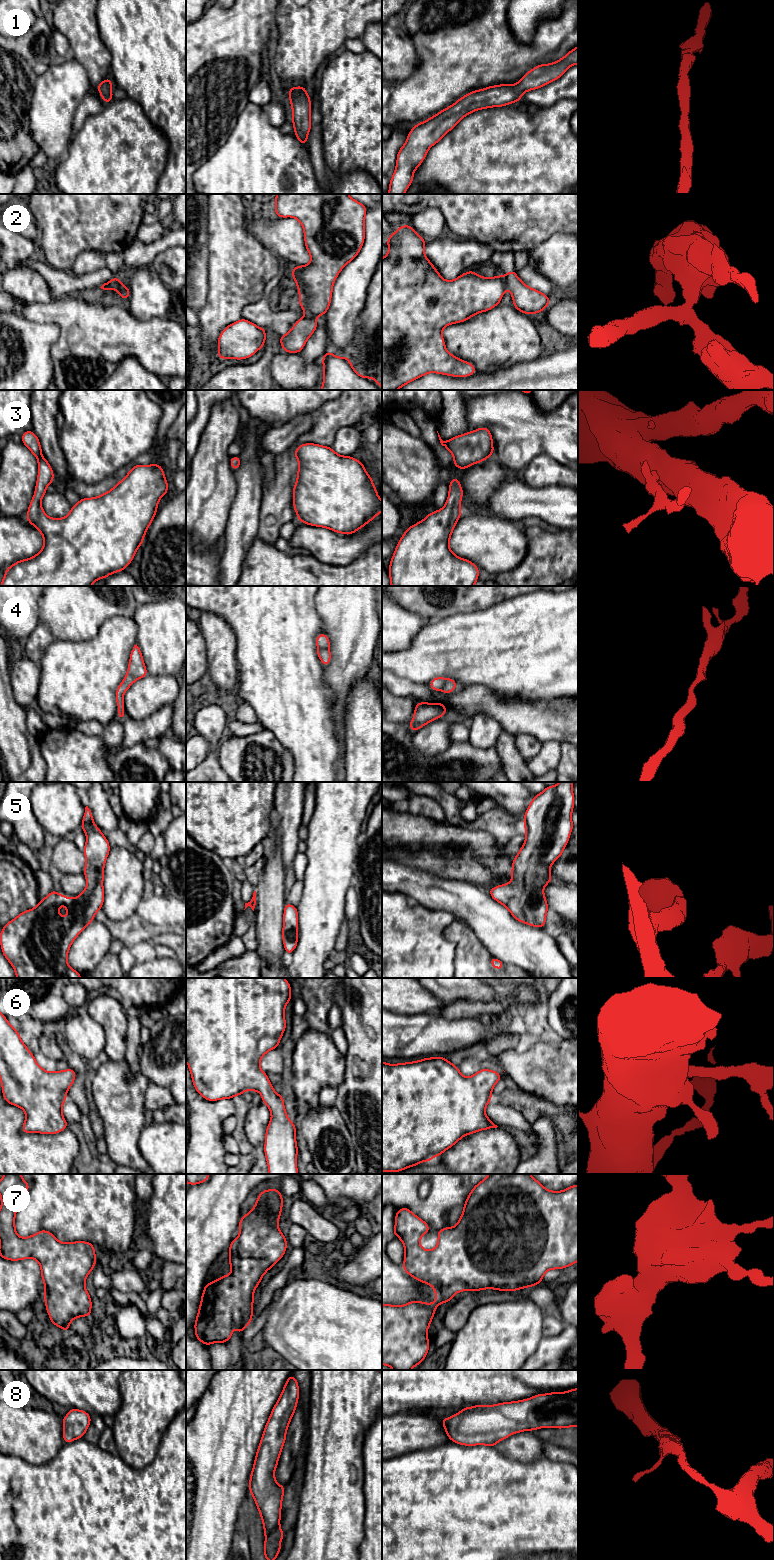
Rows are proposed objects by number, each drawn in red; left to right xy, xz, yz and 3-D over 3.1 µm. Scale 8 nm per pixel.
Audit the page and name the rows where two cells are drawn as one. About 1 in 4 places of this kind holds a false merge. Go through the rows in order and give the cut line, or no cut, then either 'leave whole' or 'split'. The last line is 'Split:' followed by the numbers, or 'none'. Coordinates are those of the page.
1: cut none; leave whole
2: cut xz (306, 313), (315, 318); split
3: cut none; leave whole
4: cut none; leave whole
5: cut none; leave whole
6: cut none; leave whole
7: cut none; leave whole
8: cut none; leave whole
Split: 2

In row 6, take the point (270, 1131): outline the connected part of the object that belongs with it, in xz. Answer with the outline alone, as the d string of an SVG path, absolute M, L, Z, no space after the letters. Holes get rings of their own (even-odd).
M186 978L186 1061L191 1072L194 1088L204 1099L208 1101L232 1099L234 1096L242 1095L246 1090L250 1090L251 1092L260 1092L262 1102L268 1106L272 1116L266 1129L264 1146L269 1174L298 1174L296 1164L298 1154L298 1147L296 1144L296 1126L287 1116L287 1112L284 1108L284 1097L275 1092L269 1081L268 1074L264 1073L260 1069L260 1059L268 1051L278 1048L281 1037L286 1029L284 1010L291 999L291 986L284 978Z

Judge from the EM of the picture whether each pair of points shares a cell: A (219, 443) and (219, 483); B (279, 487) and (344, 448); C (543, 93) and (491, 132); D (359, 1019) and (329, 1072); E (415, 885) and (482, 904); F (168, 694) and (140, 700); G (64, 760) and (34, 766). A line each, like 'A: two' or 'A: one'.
A: one
B: two
C: two
D: two
E: one
F: one
G: two

